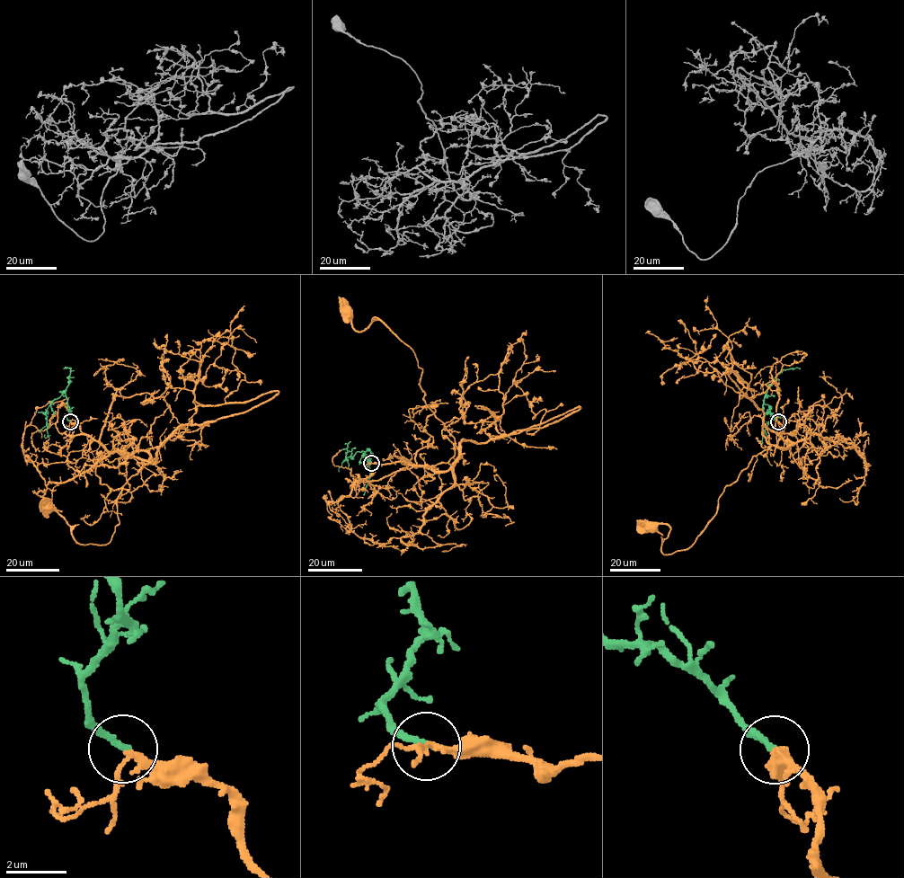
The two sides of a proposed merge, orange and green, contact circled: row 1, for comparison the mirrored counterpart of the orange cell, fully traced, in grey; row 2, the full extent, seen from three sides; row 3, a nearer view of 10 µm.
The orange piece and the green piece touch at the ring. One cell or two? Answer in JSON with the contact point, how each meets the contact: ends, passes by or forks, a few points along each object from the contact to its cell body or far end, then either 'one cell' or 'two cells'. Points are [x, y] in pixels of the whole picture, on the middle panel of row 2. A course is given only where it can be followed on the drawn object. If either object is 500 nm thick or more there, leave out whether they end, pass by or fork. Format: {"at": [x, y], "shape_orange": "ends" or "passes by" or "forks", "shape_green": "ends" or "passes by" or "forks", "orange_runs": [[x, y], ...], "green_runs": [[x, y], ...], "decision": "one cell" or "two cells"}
{"at": [371, 463], "shape_orange": "passes by", "shape_green": "ends", "orange_runs": [[371, 463], [447, 471], [458, 447], [425, 403], [422, 370], [411, 348], [376, 317], [358, 332], [347, 310]], "green_runs": [[371, 463], [367, 460], [370, 453], [367, 448], [358, 451], [352, 456], [346, 456], [349, 444], [346, 444]], "decision": "one cell"}

